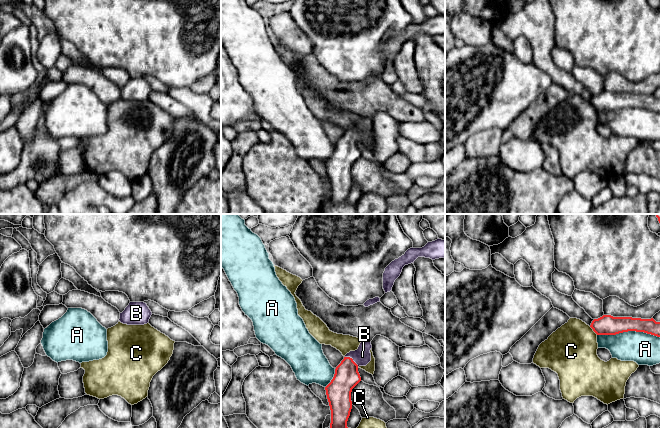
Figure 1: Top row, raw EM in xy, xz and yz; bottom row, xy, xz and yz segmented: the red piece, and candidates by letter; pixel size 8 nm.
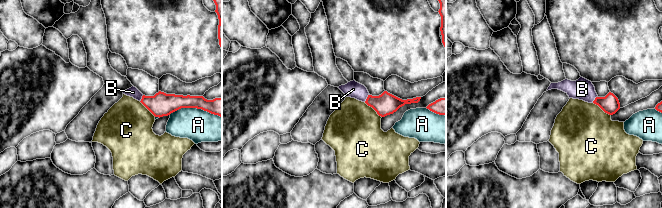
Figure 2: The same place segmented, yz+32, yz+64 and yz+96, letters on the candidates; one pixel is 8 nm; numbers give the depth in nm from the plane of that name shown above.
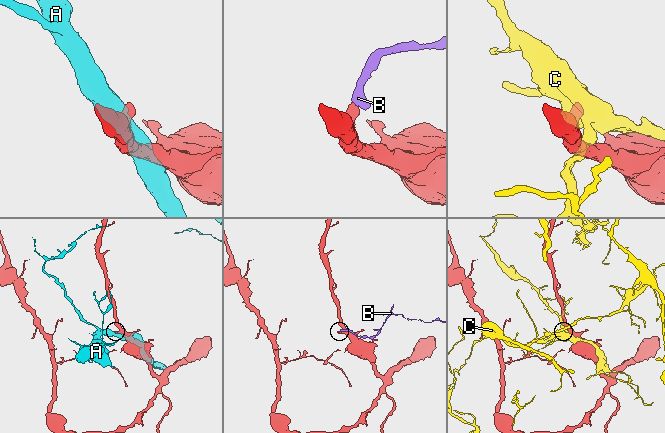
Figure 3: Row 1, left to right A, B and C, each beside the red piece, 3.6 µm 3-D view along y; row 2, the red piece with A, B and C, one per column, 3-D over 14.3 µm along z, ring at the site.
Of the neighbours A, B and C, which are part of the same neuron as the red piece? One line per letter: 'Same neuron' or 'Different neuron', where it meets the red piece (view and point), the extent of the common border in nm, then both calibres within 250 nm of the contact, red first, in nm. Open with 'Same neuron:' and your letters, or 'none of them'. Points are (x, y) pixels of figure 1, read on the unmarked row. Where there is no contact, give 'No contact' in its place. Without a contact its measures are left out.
Same neuron: B
A: Different neuron. Touches red at yz (628, 106). Shared border 500 nm. Thickness 160 nm (red) against 260 nm
B: Same neuron. Touches red at xz (352, 135). Shared border 140 nm. Thickness 200 nm (red) against 140 nm
C: Different neuron. Touches red at yz (593, 106). Shared border 100 nm. Thickness 160 nm (red) against 420 nm

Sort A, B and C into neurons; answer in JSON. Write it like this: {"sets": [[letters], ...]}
{"sets": [["A"], ["B"], ["C"]]}

